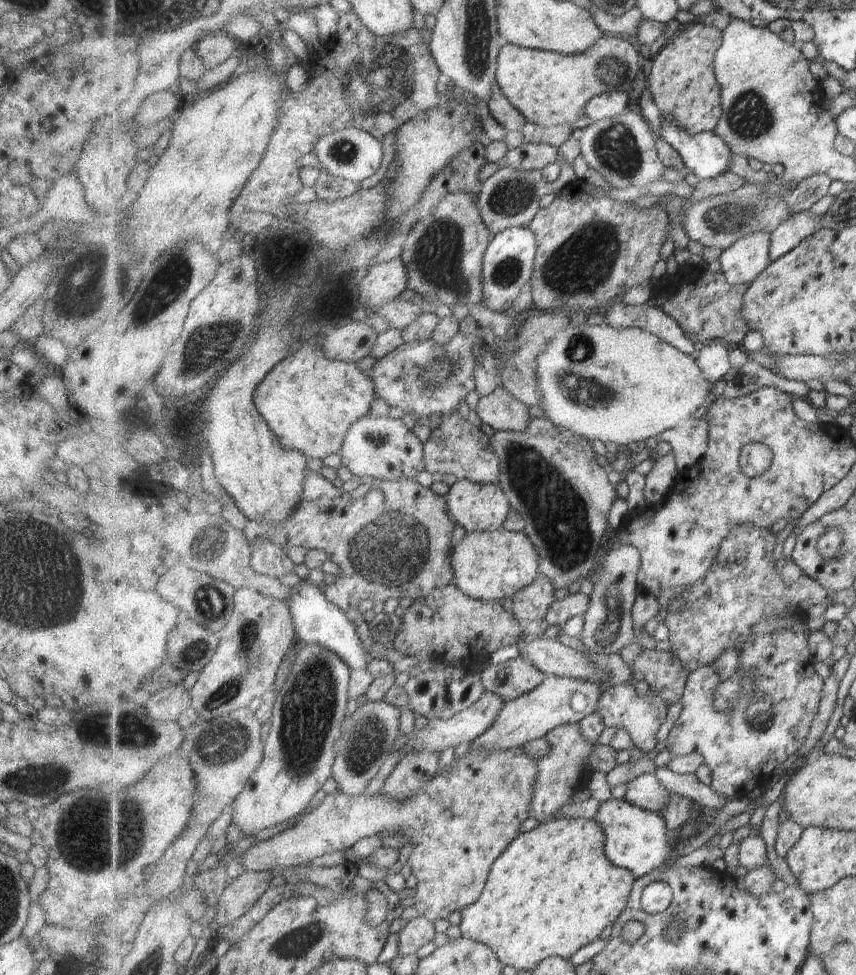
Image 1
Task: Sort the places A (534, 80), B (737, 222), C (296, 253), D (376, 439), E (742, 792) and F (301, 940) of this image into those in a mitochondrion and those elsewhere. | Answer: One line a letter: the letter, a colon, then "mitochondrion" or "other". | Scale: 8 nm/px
A: other
B: mitochondrion
C: other
D: mitochondrion
E: other
F: mitochondrion

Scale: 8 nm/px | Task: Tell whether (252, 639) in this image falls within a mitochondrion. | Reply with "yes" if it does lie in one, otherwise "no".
yes

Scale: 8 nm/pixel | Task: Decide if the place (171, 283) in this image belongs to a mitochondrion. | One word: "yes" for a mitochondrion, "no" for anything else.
yes

